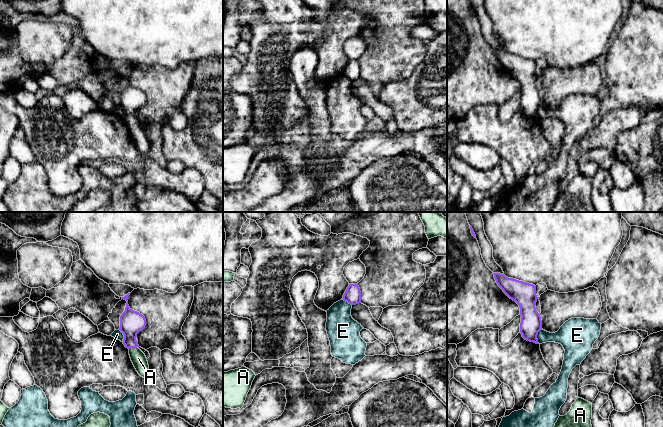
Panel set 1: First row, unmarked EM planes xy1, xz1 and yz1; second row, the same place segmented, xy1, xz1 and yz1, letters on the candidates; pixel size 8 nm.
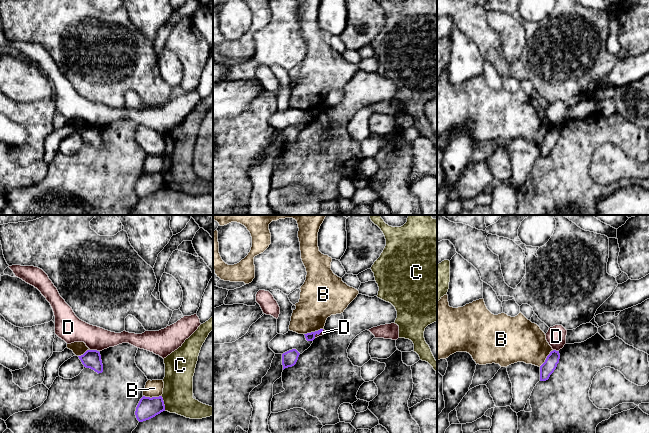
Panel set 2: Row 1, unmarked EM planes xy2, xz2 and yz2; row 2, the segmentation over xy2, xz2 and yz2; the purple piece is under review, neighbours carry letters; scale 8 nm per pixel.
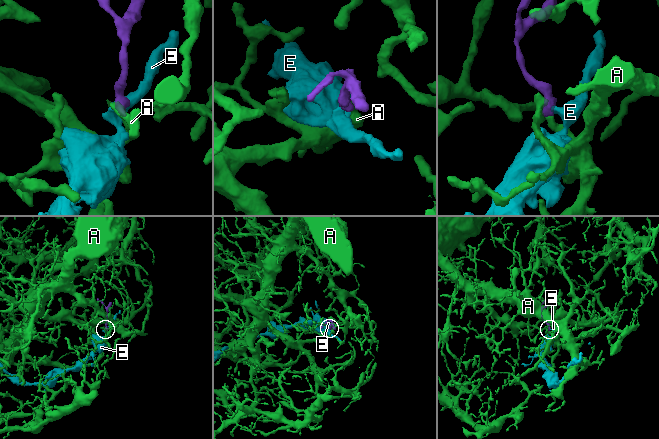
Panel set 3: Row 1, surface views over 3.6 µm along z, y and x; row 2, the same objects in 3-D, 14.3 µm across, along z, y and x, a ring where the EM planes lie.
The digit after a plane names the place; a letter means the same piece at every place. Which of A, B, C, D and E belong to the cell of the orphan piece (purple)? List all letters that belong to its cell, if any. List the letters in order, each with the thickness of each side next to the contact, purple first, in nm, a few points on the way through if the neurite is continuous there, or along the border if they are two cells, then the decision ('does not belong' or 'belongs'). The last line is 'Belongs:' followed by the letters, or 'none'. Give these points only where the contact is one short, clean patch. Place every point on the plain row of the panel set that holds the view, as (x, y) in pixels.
A: 190/120 nm | across xy1 (132, 98), (133, 123), (138, 134) | belongs
B: 170/140 nm | does not belong
C: 170/240 nm | along xy2 (161, 172), (165, 186) | does not belong
D: 150/220 nm | along xy2 (90, 125), (98, 127) | does not belong
E: 170/170 nm | along yz1 (542, 105), (537, 111), (538, 119) | does not belong
Belongs: A

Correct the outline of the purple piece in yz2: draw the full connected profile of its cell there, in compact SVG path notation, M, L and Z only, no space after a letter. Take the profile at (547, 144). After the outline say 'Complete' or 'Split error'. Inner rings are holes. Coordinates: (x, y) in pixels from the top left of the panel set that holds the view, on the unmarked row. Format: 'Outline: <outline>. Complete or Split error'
Outline: M553 126L550 128L545 138L540 142L540 157L546 157L549 155L550 151L556 145L559 135L559 127Z. Complete

